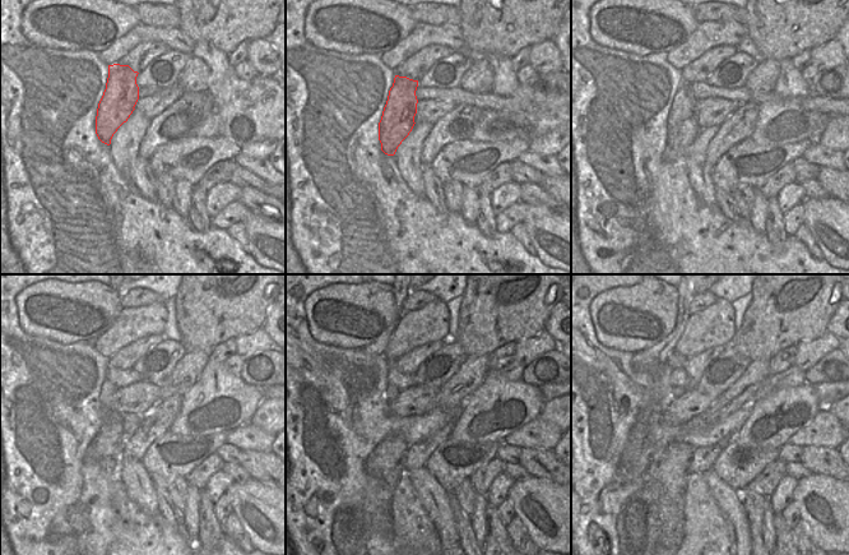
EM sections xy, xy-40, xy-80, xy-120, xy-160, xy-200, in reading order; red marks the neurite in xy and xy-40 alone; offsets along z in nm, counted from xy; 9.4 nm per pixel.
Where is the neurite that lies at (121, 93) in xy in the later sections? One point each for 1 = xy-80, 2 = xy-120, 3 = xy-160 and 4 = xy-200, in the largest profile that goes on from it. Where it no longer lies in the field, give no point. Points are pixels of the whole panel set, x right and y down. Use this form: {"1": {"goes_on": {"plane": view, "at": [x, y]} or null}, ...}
{"1": {"goes_on": {"plane": "xy-80", "at": [682, 128]}}, "2": {"goes_on": {"plane": "xy-120", "at": [108, 442]}}, "3": {"goes_on": {"plane": "xy-160", "at": [386, 462]}}, "4": {"goes_on": {"plane": "xy-200", "at": [660, 498]}}}

